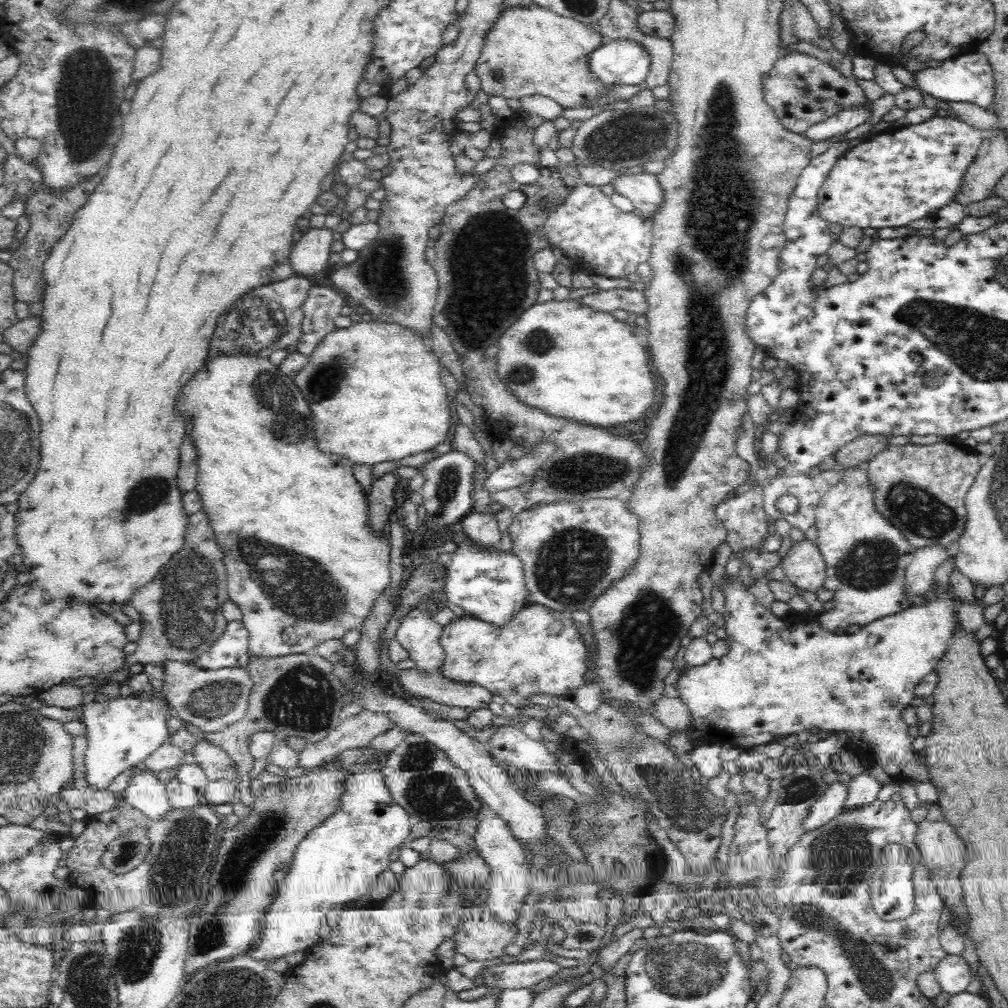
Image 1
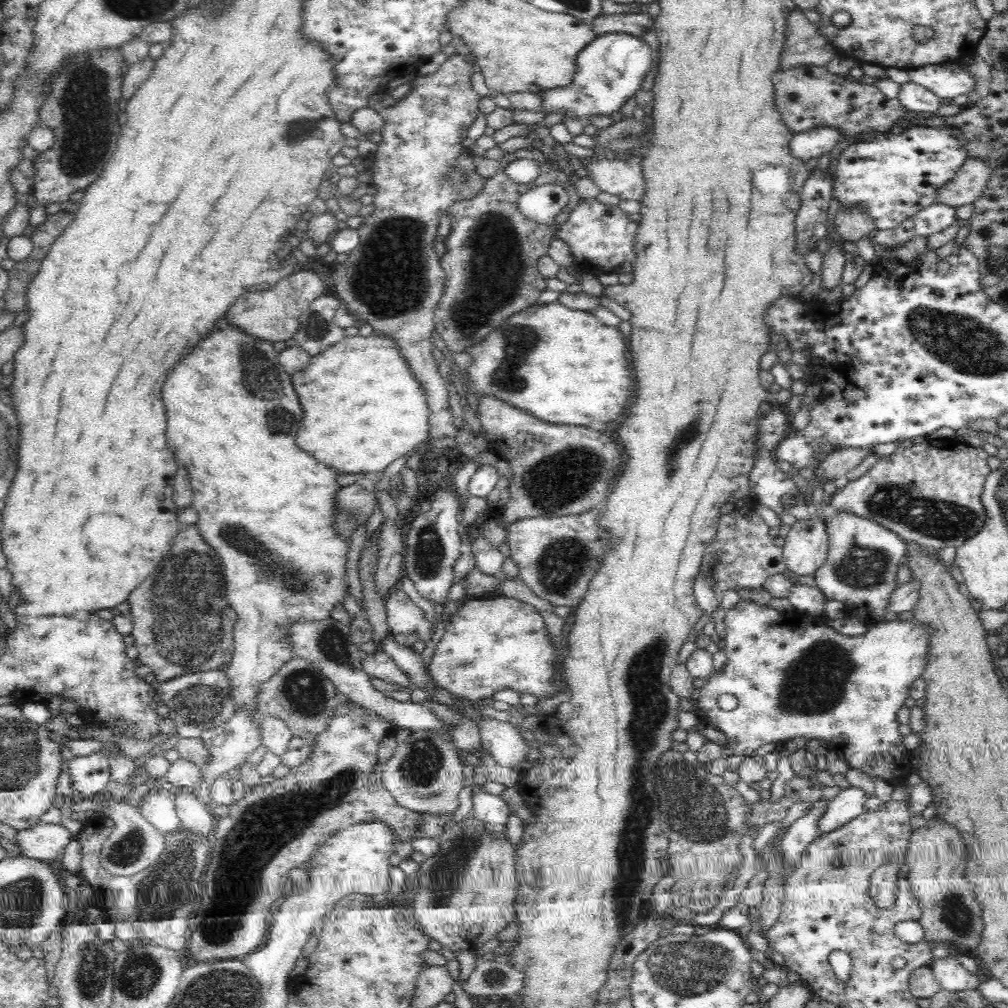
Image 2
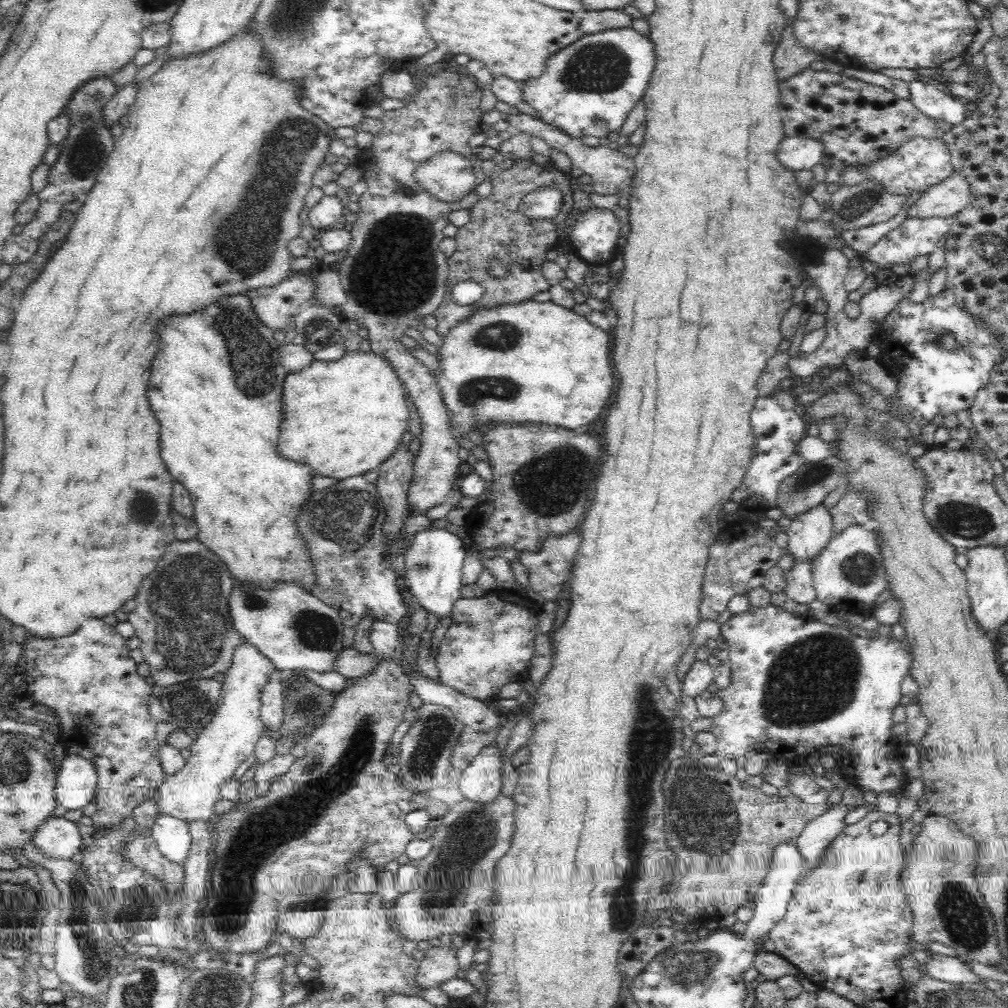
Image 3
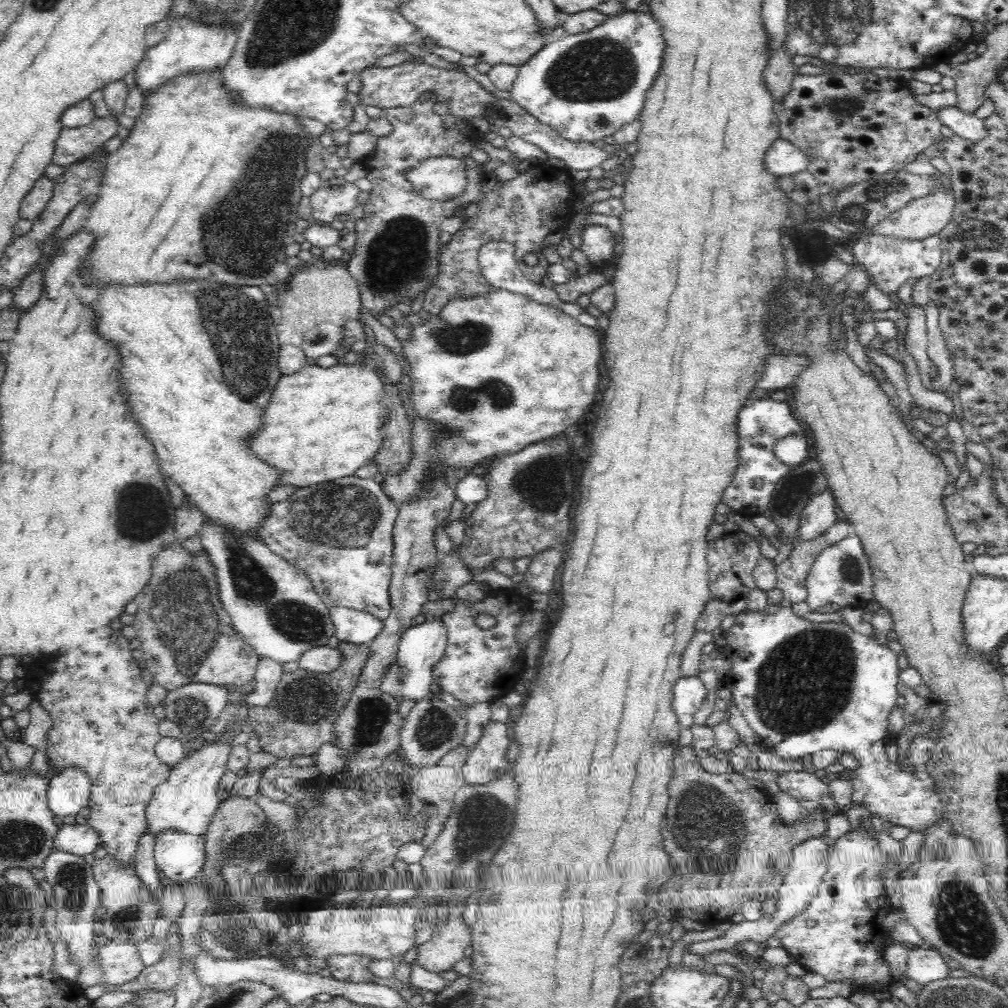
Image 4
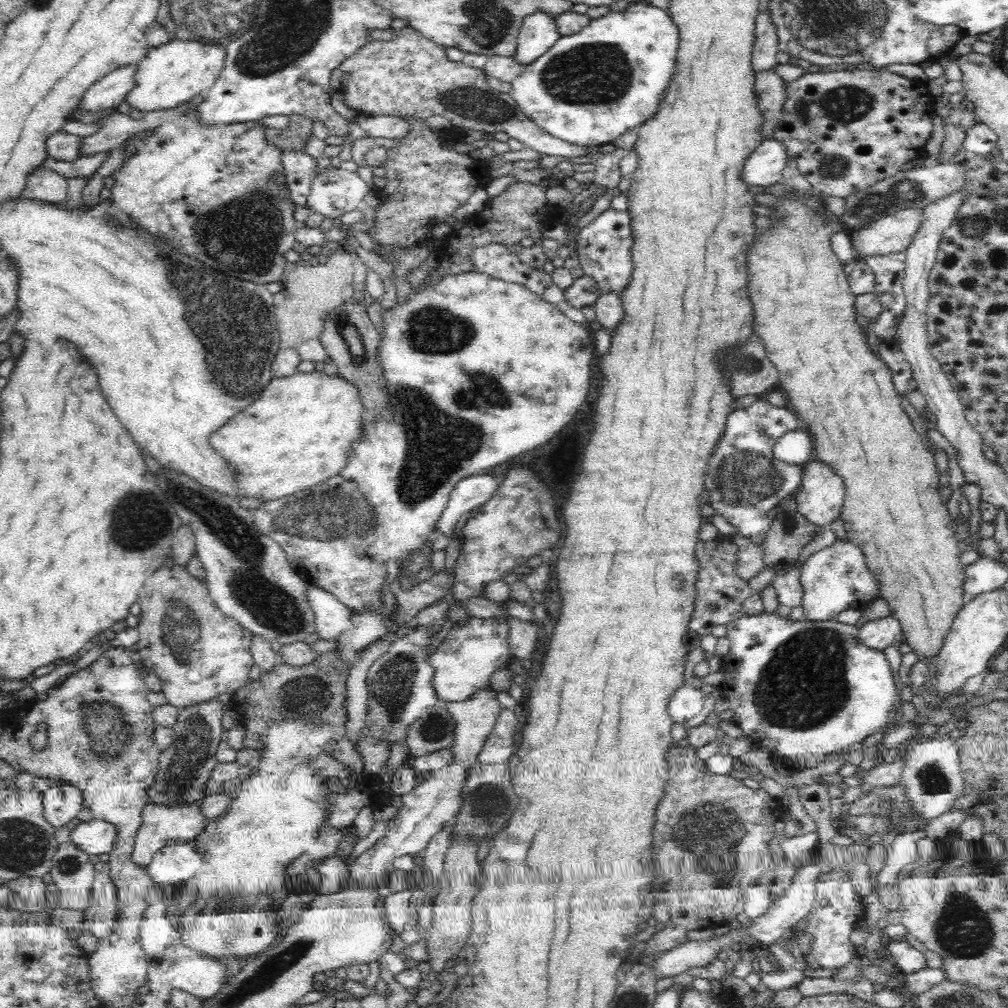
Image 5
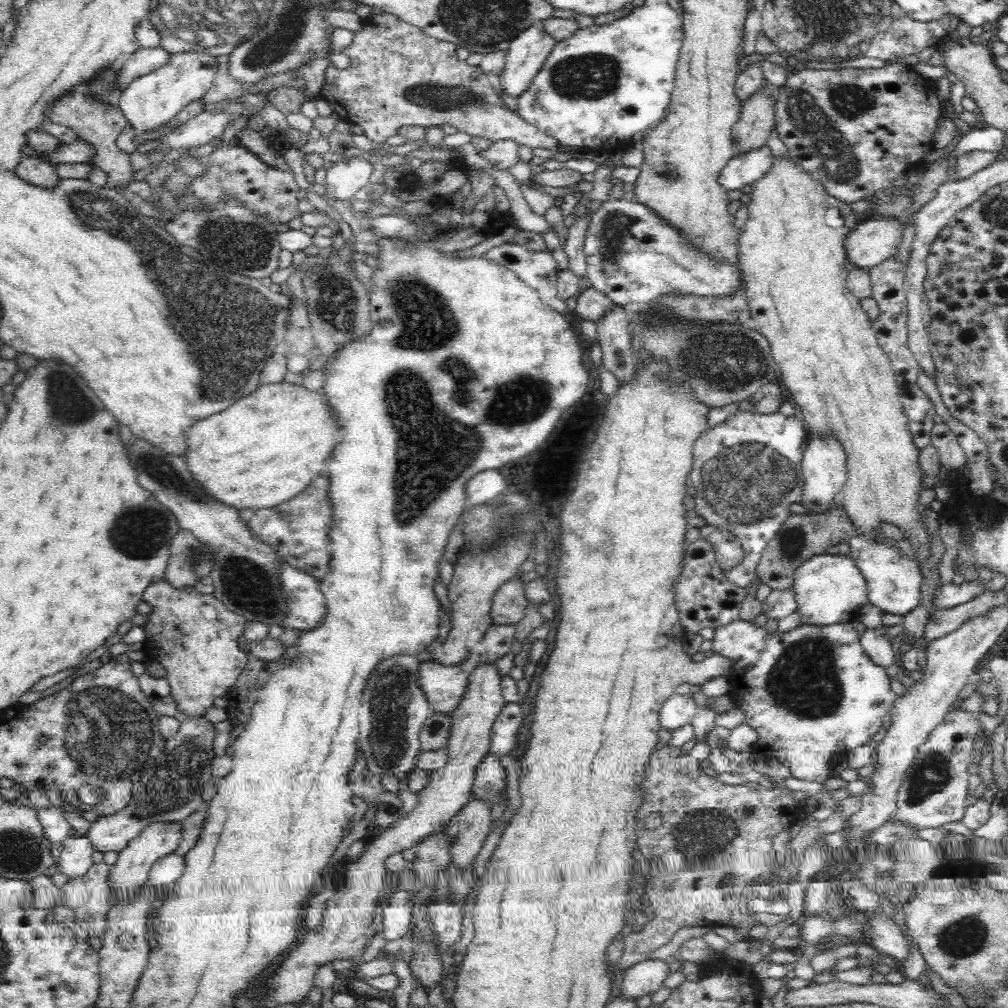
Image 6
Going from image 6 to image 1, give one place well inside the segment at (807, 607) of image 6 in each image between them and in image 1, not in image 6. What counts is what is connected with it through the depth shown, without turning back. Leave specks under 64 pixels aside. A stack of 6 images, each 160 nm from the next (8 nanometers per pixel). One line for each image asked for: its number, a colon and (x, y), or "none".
1: (866, 557)
2: (863, 558)
3: (848, 574)
4: (841, 576)
5: (835, 579)

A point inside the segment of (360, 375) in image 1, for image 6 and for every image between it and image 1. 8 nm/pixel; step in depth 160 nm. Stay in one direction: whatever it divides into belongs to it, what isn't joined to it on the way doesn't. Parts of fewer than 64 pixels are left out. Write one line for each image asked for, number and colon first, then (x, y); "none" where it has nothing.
2: (363, 409)
3: (345, 417)
4: (321, 424)
5: (297, 433)
6: (264, 449)

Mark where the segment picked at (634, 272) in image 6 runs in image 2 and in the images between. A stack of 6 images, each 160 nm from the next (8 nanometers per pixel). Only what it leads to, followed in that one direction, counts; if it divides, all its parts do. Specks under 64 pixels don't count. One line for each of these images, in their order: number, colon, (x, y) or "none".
2: (601, 237)
3: (594, 238)
4: (596, 241)
5: (605, 245)

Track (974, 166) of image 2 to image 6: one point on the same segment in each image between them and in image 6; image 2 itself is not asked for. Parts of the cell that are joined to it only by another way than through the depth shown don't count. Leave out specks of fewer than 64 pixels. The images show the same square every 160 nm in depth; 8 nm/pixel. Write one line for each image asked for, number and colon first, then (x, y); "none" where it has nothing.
3: (952, 195)
4: (921, 217)
5: (888, 234)
6: (872, 241)

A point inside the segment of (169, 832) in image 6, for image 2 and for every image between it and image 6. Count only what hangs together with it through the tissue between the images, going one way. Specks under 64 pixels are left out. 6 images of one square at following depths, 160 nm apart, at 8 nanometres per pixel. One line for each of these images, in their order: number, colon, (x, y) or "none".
2: (249, 486)
3: (190, 794)
4: (187, 801)
5: (160, 824)

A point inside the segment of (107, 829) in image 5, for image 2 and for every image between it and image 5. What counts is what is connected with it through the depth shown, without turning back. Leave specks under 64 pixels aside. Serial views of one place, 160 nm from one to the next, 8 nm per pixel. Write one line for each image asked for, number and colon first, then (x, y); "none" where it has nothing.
2: (43, 842)
3: (58, 838)
4: (77, 839)

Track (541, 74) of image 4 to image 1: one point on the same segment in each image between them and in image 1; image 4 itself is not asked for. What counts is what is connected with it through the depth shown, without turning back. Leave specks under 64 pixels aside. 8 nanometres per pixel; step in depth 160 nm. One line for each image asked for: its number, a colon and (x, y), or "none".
1: (622, 61)
2: (609, 70)
3: (588, 89)

